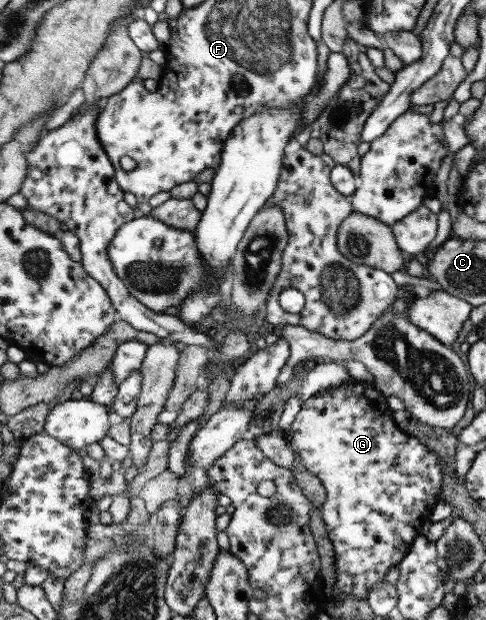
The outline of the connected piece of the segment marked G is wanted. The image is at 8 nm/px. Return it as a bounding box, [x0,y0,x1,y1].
[284,381,444,604]

